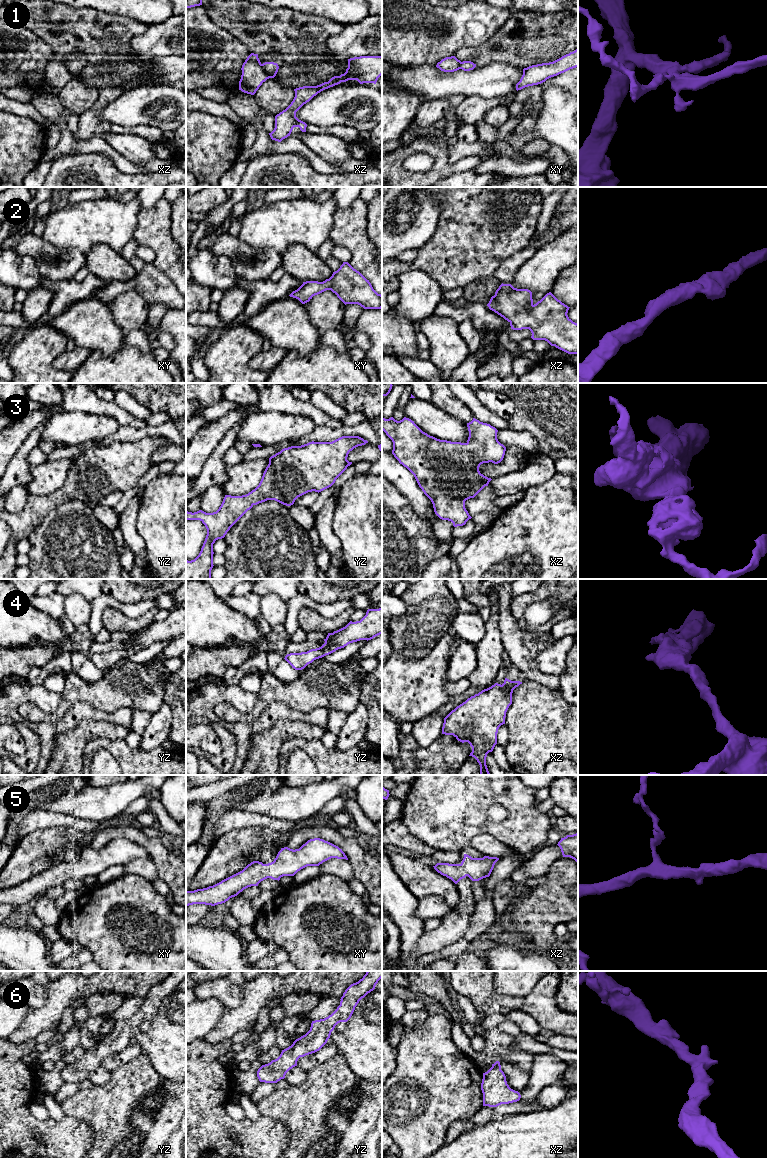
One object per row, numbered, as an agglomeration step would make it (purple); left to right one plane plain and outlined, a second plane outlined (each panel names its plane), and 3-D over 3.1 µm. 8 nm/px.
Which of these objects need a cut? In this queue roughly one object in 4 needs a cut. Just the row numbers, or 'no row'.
1

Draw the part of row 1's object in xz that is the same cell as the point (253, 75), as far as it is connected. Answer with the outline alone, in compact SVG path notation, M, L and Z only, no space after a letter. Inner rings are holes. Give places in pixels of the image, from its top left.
M251 53L243 63L241 70L239 90L247 94L254 95L262 83L270 78L263 68L258 54Z

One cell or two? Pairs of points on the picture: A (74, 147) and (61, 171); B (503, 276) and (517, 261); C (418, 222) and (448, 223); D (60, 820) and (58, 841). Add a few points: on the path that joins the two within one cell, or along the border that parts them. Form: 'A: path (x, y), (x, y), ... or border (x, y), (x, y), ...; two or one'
A: border (93, 152), (65, 154), (51, 162); two
B: path (506, 272), (513, 265); one
C: border (441, 200), (435, 231), (424, 243); two
D: border (36, 829), (65, 826), (82, 832); two

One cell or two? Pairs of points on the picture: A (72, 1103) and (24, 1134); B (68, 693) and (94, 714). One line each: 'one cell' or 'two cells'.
A: two cells
B: two cells

